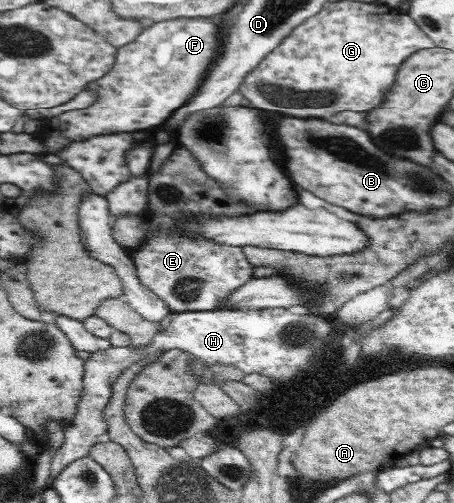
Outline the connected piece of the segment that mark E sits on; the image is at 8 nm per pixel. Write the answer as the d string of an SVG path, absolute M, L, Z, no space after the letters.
M160 232L160 236L148 240L148 244L141 245L140 249L137 249L135 254L131 257L136 273L138 274L138 280L146 287L149 288L158 298L161 298L170 307L170 310L174 314L178 312L204 312L212 311L221 308L223 303L228 300L228 296L238 290L241 285L246 284L248 281L255 278L255 268L249 263L248 258L243 254L241 247L228 246L226 243L213 243L213 240L198 239L193 240L192 236L177 236L176 232L172 232L172 236L169 236L169 232Z

